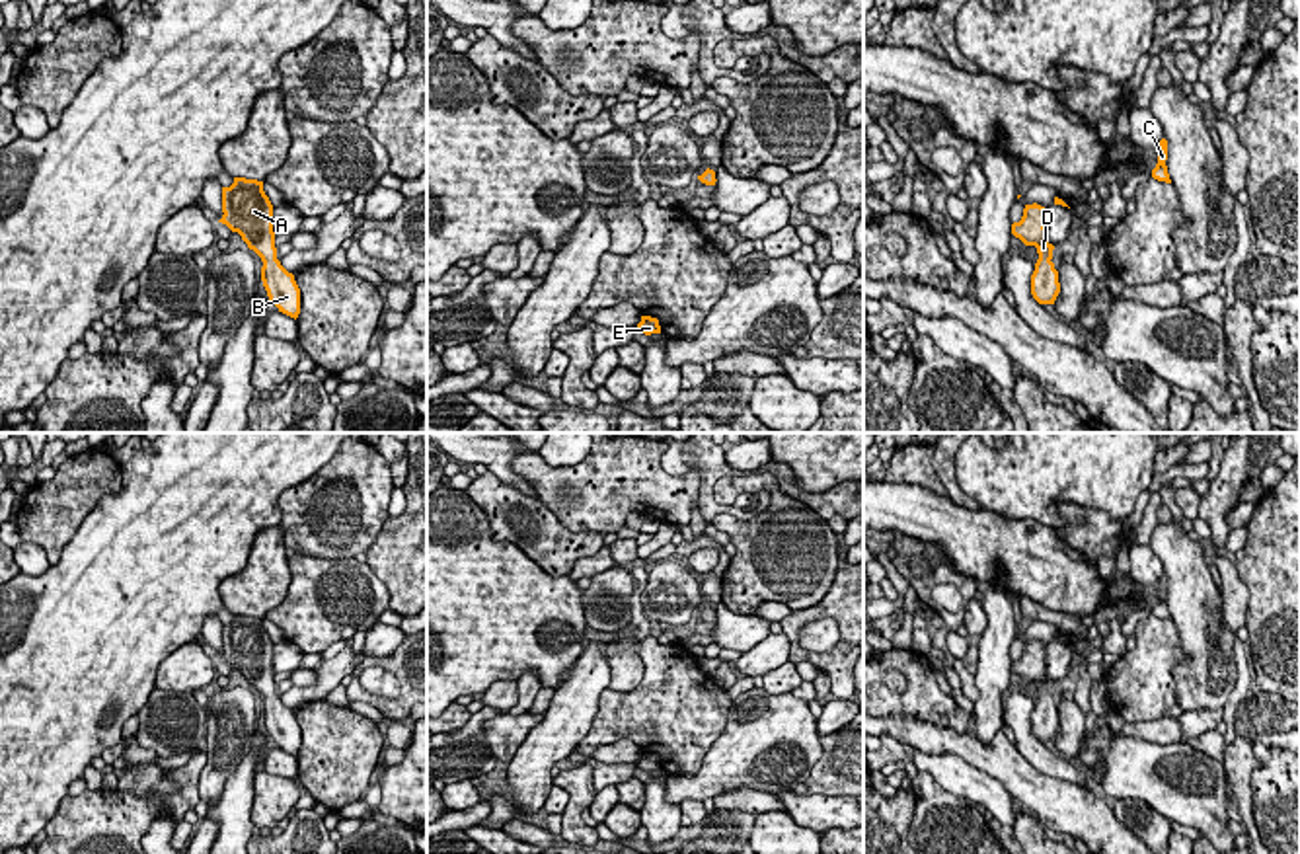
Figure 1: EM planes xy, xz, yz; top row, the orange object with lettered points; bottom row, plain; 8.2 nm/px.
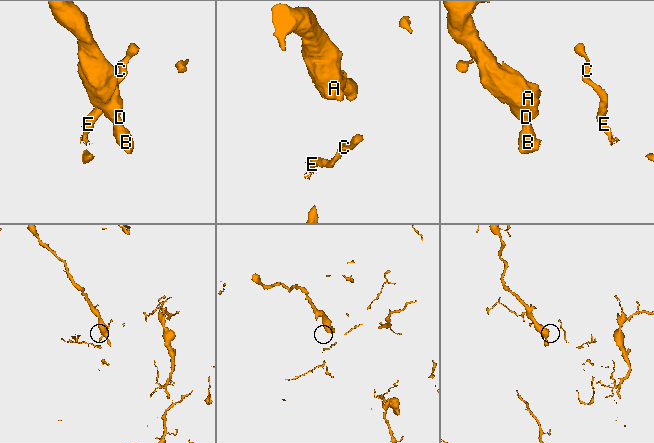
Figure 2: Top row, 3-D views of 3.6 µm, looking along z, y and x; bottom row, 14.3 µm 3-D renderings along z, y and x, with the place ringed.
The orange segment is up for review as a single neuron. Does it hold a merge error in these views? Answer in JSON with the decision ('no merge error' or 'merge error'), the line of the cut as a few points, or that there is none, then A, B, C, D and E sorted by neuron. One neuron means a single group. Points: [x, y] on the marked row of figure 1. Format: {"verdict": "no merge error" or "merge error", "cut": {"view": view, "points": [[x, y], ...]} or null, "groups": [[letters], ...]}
{"verdict": "no merge error", "cut": null, "groups": [["A", "B", "C", "D", "E"]]}

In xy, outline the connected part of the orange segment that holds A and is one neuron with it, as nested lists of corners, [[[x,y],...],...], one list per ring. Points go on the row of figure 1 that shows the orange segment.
[[[234,177],[230,187],[222,187],[222,213],[218,222],[238,232],[248,248],[261,257],[261,281],[269,300],[279,312],[296,320],[300,289],[294,275],[277,259],[273,205],[263,191],[263,181]]]

